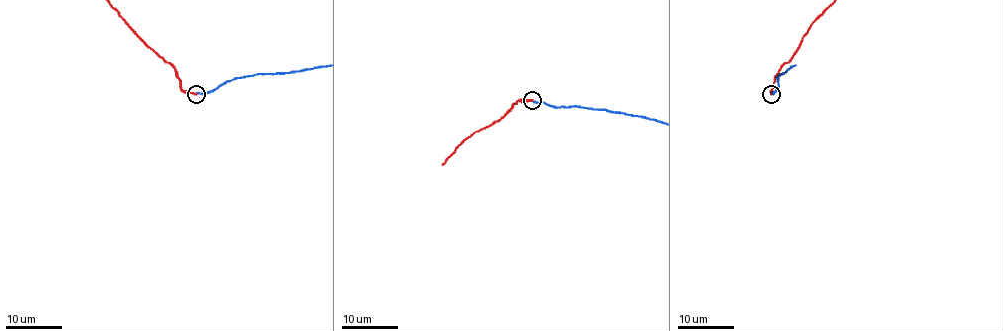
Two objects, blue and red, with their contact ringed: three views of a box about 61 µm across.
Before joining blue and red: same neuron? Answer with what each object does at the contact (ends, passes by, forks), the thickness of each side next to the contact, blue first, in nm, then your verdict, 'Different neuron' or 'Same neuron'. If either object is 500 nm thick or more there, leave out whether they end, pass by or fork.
At the ring blue ends. At the ring red ends. Thickness 200 nm (blue) against 240 nm. Different neuron

